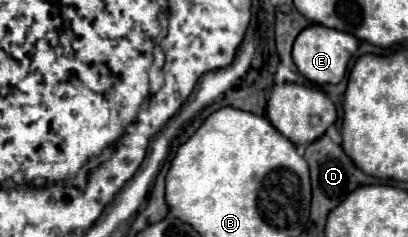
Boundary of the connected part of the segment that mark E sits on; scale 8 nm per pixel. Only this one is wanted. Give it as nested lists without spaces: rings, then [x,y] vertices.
[[[312,24],[300,32],[292,47],[292,58],[298,66],[300,74],[306,76],[314,84],[338,84],[346,76],[348,62],[358,48],[358,38],[340,30],[324,28],[320,24]]]

